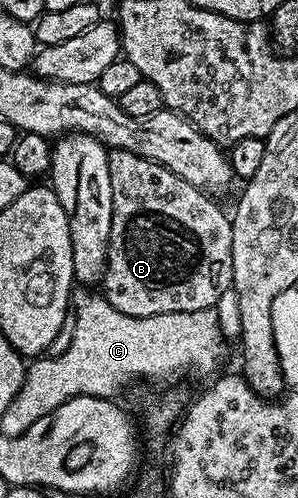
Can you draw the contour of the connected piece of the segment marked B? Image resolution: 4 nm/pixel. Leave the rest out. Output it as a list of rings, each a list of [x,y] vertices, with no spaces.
[[[112,149],[107,154],[109,159],[109,183],[113,183],[113,227],[109,231],[109,251],[107,252],[107,269],[103,273],[101,292],[107,302],[121,315],[134,317],[152,317],[153,315],[169,315],[177,311],[201,311],[202,309],[215,309],[223,296],[228,296],[233,279],[233,231],[231,230],[231,217],[218,205],[214,196],[203,190],[193,187],[193,183],[185,183],[181,175],[173,175],[163,165],[156,161],[135,155],[133,151]]]

